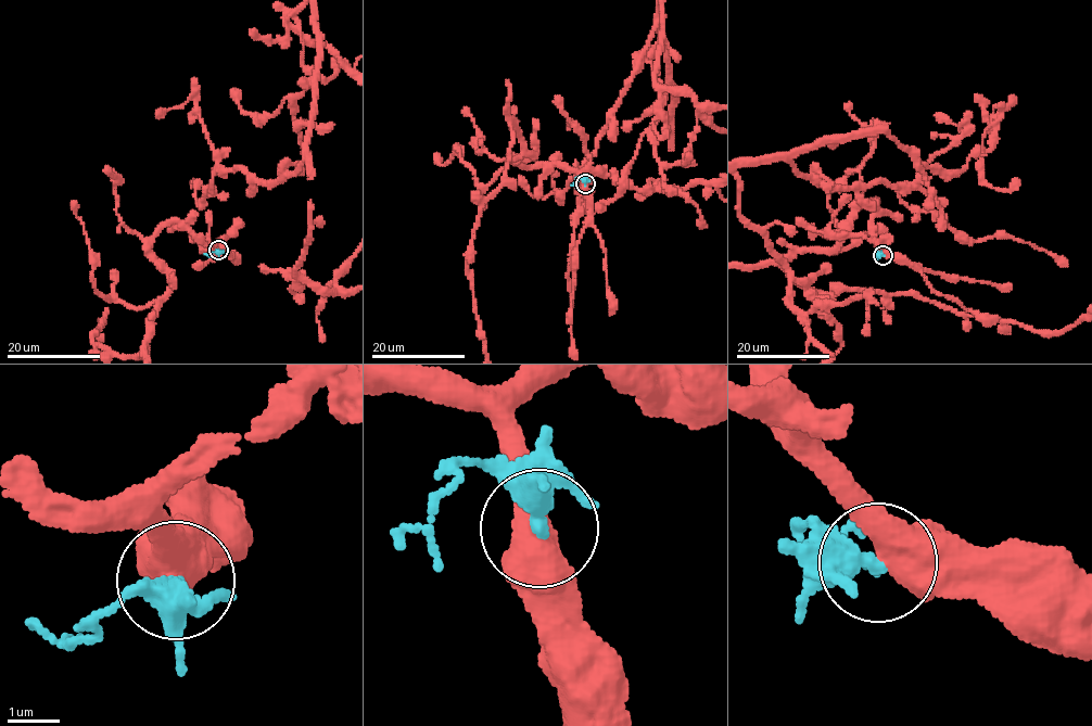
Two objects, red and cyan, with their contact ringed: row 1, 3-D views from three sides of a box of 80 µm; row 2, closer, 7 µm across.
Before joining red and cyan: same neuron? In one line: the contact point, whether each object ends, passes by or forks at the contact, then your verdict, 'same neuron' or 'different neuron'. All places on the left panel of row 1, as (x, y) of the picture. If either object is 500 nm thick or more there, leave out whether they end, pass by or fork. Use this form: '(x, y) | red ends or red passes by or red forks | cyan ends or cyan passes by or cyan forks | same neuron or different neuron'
(218, 250) | red passes by | cyan ends | different neuron

